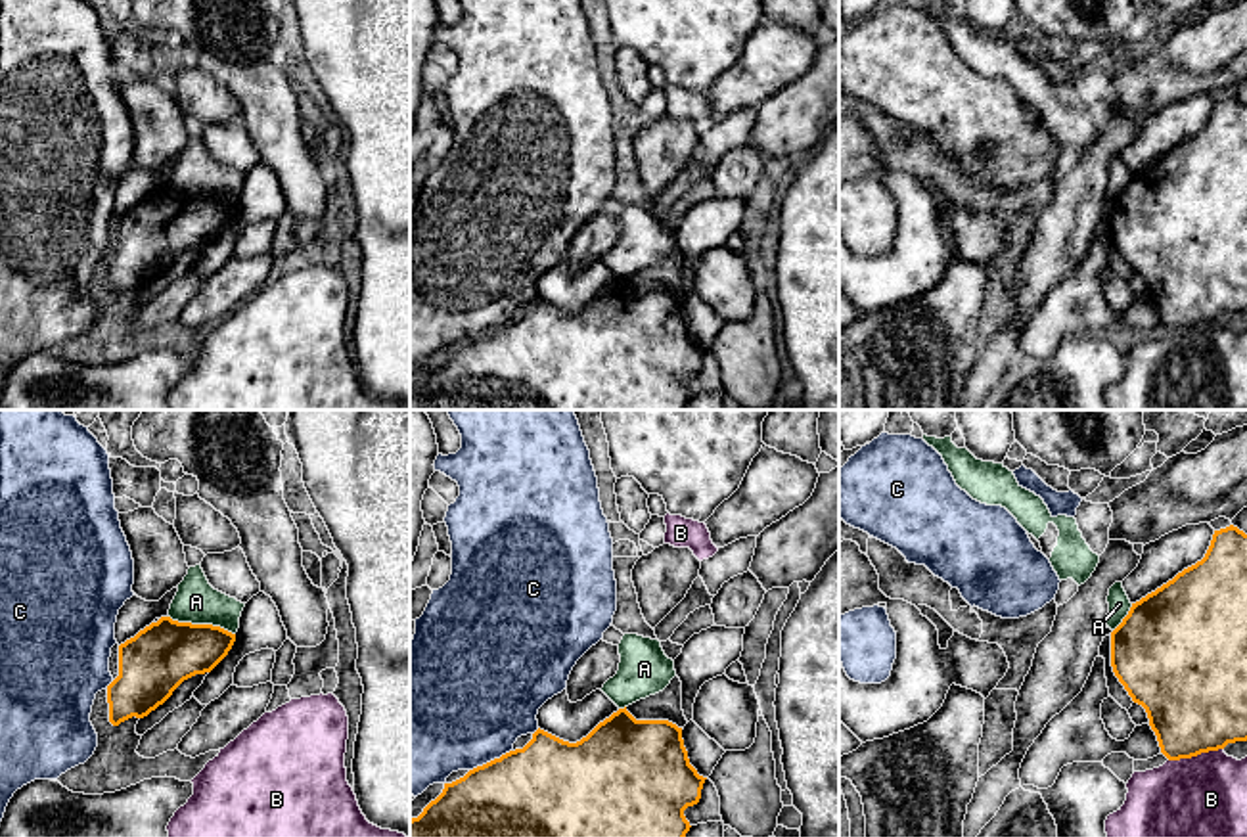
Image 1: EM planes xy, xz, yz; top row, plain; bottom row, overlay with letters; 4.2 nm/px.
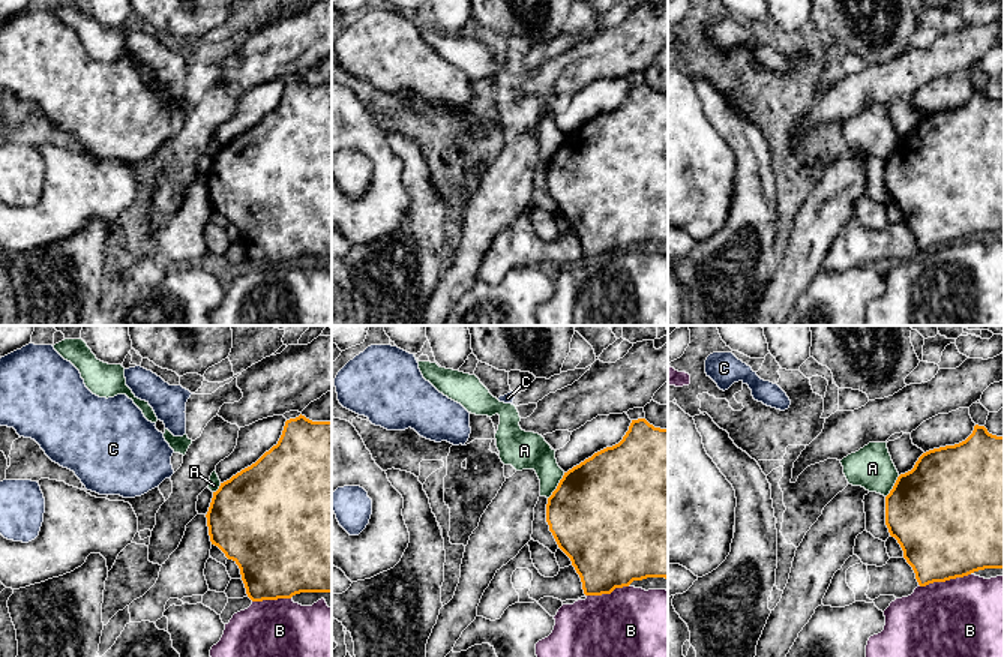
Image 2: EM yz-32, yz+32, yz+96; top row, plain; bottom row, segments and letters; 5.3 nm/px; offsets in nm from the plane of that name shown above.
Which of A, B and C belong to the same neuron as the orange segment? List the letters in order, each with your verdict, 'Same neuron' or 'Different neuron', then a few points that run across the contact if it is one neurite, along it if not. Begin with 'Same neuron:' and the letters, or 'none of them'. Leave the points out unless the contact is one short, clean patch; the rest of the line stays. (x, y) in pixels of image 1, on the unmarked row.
Same neuron: none of them
A: Different neuron. Line: xy (167, 186), (179, 192), (219, 196), (234, 205)
B: Different neuron
C: Different neuron

